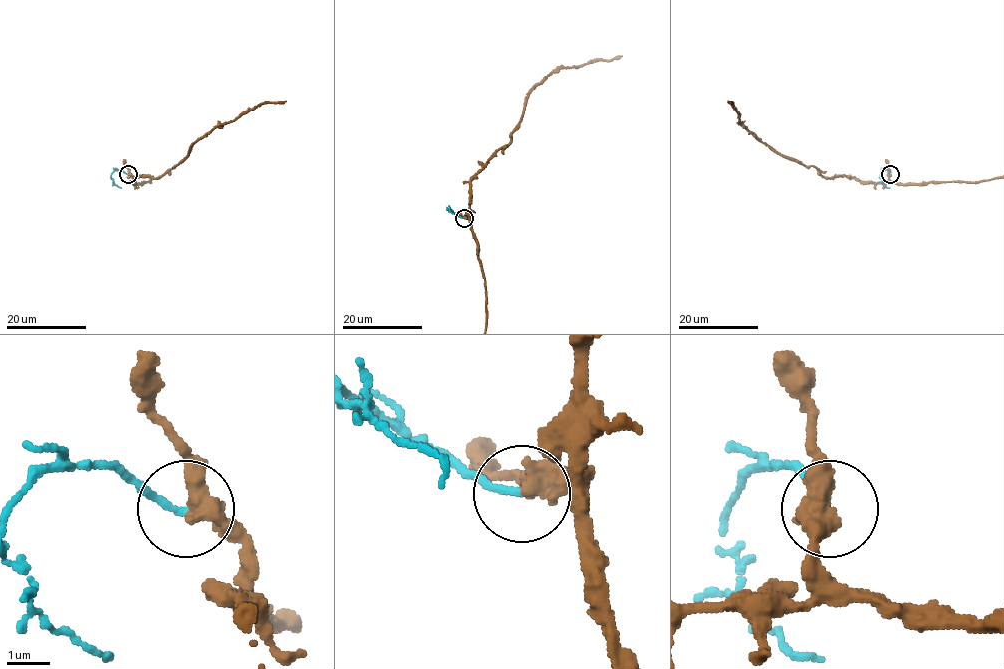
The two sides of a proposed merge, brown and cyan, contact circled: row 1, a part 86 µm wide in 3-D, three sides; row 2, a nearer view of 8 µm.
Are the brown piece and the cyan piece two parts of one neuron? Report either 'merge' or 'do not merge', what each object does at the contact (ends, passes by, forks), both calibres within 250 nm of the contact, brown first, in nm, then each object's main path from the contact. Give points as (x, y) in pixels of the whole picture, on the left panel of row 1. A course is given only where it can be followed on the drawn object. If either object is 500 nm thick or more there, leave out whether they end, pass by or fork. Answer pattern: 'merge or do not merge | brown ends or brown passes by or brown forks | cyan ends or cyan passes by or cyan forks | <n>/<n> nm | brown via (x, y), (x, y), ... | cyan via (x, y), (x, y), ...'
do not merge | brown passes by | cyan ends | 480/160 nm | cyan via (128, 174), (117, 170), (111, 174), (113, 182), (120, 188)

